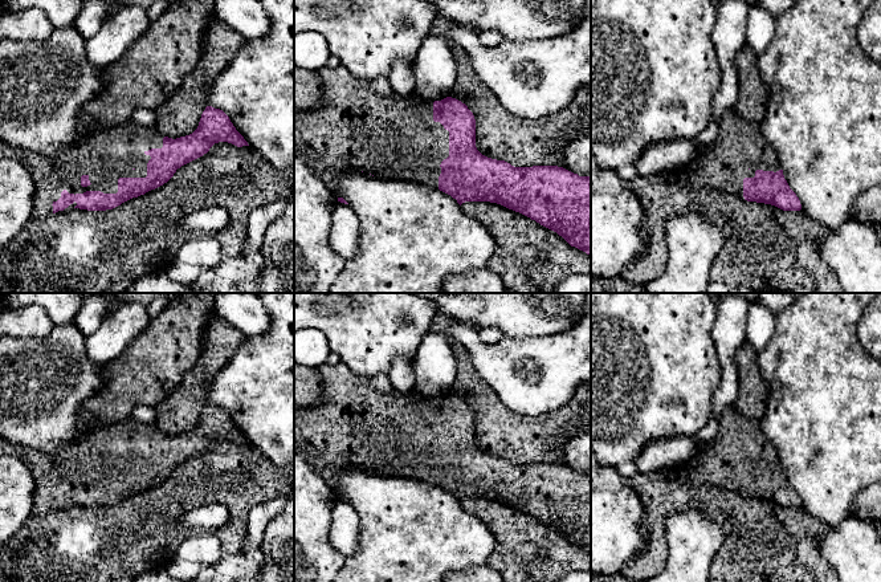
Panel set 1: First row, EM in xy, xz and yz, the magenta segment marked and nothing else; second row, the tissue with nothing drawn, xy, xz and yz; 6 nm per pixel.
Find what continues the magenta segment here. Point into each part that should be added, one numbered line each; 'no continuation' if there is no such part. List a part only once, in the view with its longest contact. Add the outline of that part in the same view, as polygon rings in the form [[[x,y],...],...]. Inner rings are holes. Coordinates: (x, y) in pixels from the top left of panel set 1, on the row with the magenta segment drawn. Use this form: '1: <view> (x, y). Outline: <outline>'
1: xy (106, 155). Outline: [[[129,121],[119,126],[95,131],[54,155],[40,155],[20,148],[12,150],[3,142],[0,142],[0,155],[9,154],[29,170],[34,184],[32,219],[38,219],[53,213],[52,204],[61,198],[64,190],[74,195],[86,191],[117,194],[119,178],[146,178],[147,163],[151,156],[144,152],[151,148],[162,148],[163,138],[155,126],[143,127]]]

